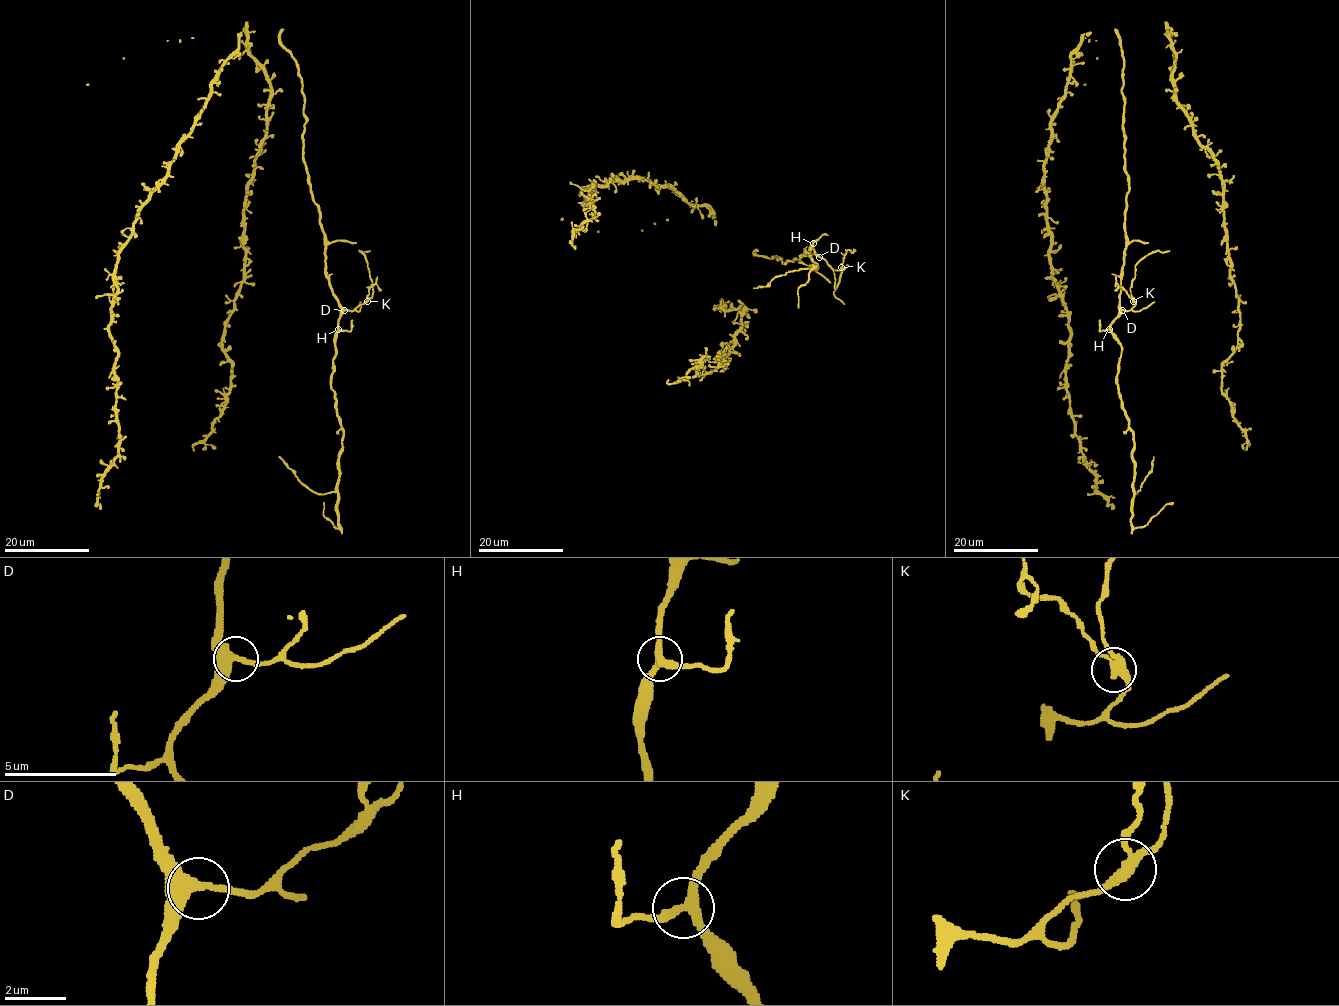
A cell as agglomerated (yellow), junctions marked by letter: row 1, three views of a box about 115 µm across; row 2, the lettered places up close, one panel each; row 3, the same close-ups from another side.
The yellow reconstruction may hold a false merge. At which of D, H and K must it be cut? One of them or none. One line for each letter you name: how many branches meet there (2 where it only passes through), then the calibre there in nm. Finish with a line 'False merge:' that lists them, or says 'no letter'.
K: 3 | 280 nm
False merge: K

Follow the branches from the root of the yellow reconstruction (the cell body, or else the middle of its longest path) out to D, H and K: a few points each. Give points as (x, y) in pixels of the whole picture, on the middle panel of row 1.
D: (752, 252), (769, 258), (777, 256), (784, 263), (799, 260), (805, 255), (819, 257)
H: (752, 252), (769, 258), (777, 256), (784, 263), (815, 254), (813, 243)
K: (752, 252), (769, 258), (777, 256), (784, 263), (799, 260), (801, 256), (816, 255), (834, 270), (841, 267)

